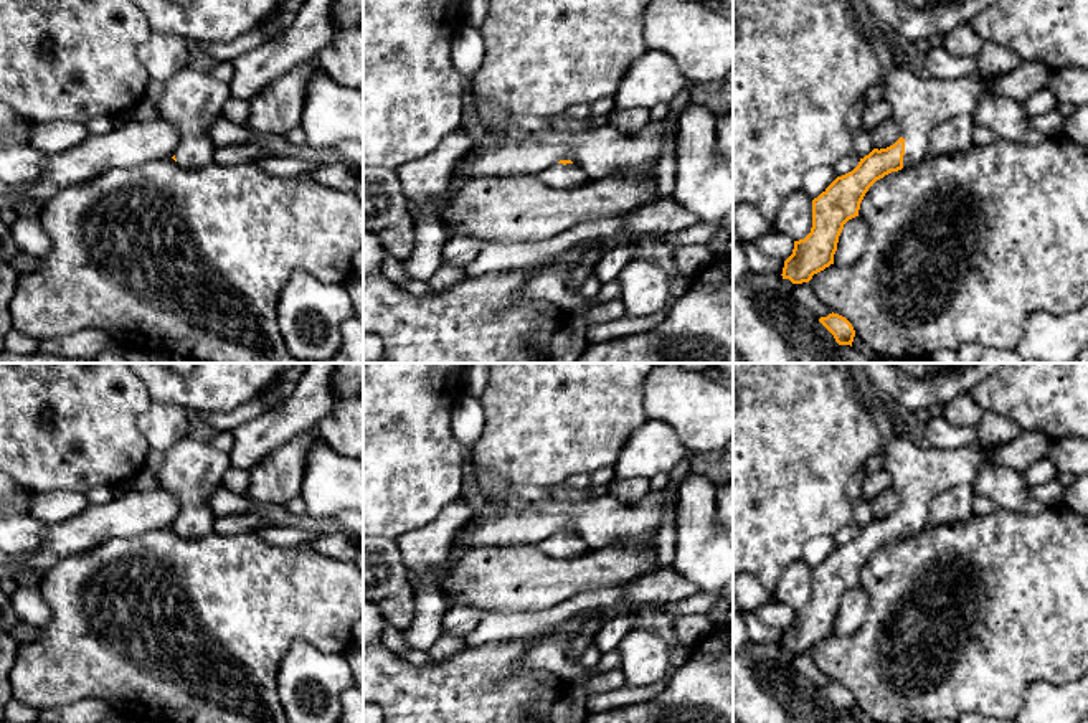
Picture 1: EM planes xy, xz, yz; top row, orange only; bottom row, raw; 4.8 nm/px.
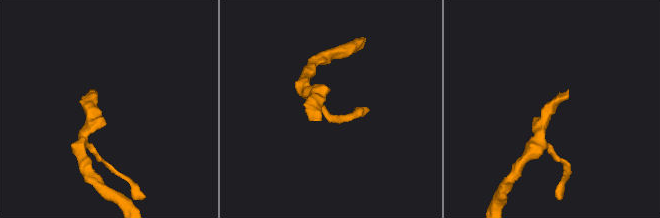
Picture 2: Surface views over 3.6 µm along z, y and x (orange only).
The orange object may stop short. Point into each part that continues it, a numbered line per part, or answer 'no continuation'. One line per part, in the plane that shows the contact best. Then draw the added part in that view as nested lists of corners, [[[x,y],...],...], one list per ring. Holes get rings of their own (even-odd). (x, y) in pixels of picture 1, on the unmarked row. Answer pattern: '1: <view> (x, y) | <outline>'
1: yz (799, 433) | [[[733,363],[733,574],[753,574],[771,596],[784,569],[802,558],[809,540],[832,536],[852,523],[849,479],[870,456],[883,454],[885,470],[901,497],[903,538],[930,523],[933,497],[954,485],[972,484],[991,465],[991,447],[977,441],[959,449],[938,449],[900,436],[883,439],[855,391],[849,363]]]

